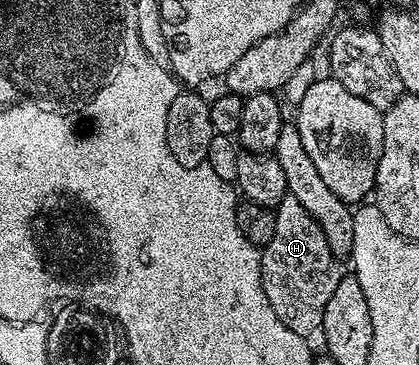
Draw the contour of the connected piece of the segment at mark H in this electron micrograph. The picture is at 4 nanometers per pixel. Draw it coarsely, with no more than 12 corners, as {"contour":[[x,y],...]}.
{"contour":[[292,194],[274,206],[261,284],[281,324],[311,336],[340,259]]}

